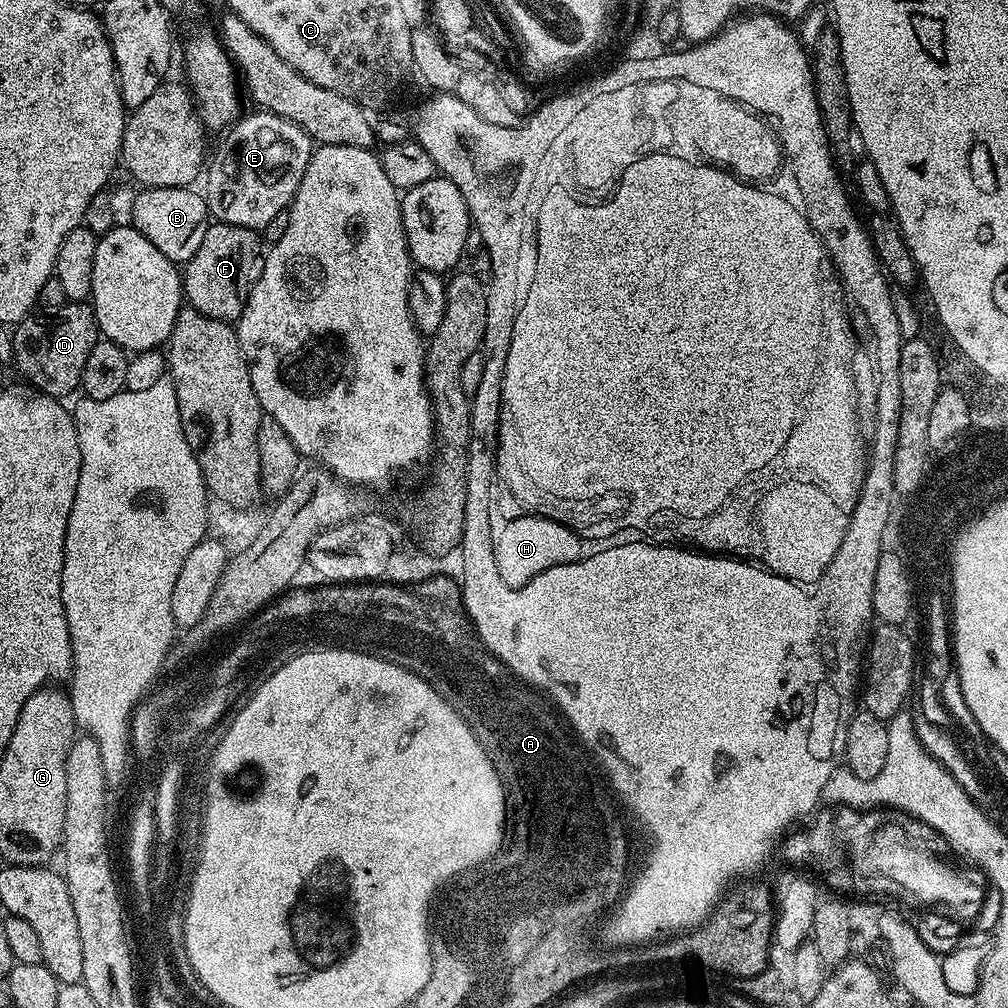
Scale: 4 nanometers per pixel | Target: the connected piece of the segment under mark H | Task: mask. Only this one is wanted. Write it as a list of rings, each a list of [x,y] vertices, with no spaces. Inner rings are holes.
[[[523,516],[497,523],[492,529],[494,558],[498,574],[508,588],[520,588],[530,578],[550,570],[550,566],[562,566],[581,559],[580,544],[582,537],[566,525],[545,516]]]

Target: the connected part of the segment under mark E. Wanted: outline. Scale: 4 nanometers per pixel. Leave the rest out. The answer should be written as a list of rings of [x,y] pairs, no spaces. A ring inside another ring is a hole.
[[[252,111],[256,112],[250,113],[249,116],[241,115],[236,123],[219,137],[221,140],[217,142],[216,149],[213,152],[211,149],[210,159],[206,164],[206,176],[208,172],[206,199],[209,213],[219,223],[264,230],[267,224],[275,222],[276,215],[280,211],[281,215],[291,205],[298,186],[306,174],[306,166],[314,151],[314,142],[308,137],[306,130],[302,130],[302,126],[273,112]]]

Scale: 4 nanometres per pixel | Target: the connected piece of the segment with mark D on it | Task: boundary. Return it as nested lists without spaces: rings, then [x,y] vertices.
[[[69,302],[63,304],[55,312],[40,310],[35,314],[29,314],[25,320],[21,320],[19,324],[15,325],[11,338],[14,364],[20,367],[21,374],[28,379],[25,381],[31,387],[45,392],[47,396],[65,398],[64,396],[70,395],[74,390],[76,392],[81,387],[83,368],[86,366],[91,350],[94,349],[98,341],[96,316],[92,313],[91,303]]]

